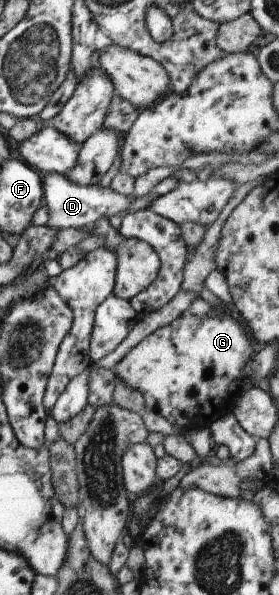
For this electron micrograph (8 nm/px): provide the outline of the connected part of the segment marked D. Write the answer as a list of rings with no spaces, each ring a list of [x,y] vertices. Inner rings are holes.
[[[47,172],[41,174],[42,189],[43,189],[43,205],[47,204],[49,210],[49,220],[47,226],[49,228],[80,228],[89,226],[99,219],[111,218],[115,214],[134,213],[139,210],[149,208],[149,204],[154,198],[151,193],[145,196],[123,196],[117,194],[110,188],[101,188],[99,185],[79,186],[73,184],[67,177],[59,172]]]

